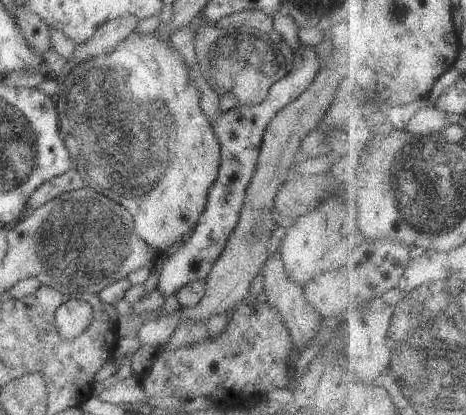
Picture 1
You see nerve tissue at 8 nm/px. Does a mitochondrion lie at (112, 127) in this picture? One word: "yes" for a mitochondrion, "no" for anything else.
yes

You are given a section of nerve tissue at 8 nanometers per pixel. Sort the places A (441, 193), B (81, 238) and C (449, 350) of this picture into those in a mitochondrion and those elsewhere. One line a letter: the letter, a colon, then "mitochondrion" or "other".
A: mitochondrion
B: mitochondrion
C: mitochondrion

